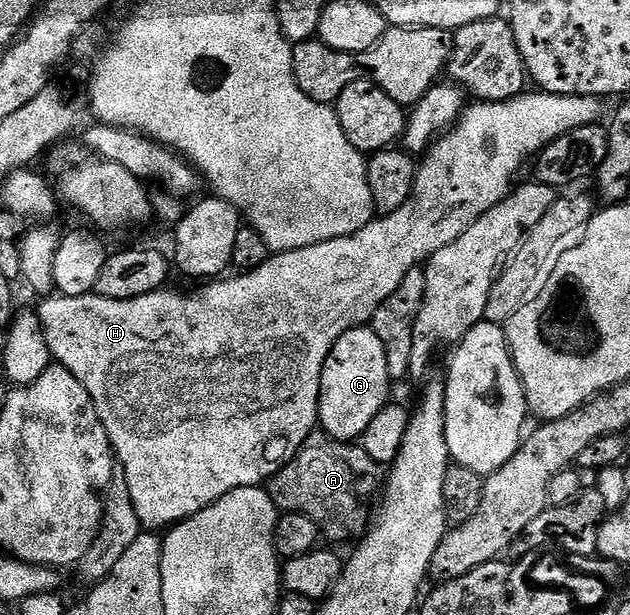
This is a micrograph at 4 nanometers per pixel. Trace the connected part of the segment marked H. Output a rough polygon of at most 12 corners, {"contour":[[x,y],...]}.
{"contour":[[598,96],[471,102],[403,206],[37,308],[140,525],[266,485],[325,358]]}

